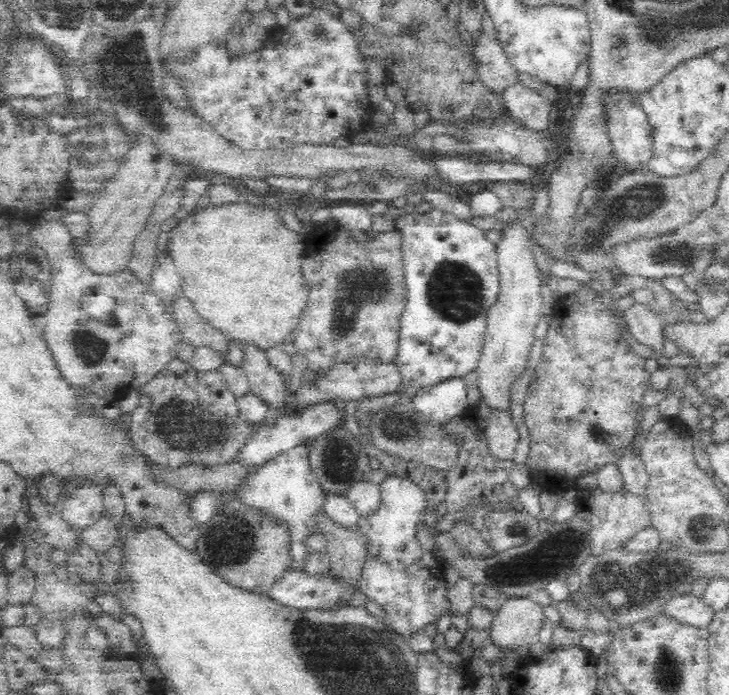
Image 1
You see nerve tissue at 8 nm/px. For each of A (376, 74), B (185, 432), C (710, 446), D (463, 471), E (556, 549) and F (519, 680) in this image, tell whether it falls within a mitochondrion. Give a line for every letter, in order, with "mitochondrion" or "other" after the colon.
A: other
B: mitochondrion
C: other
D: other
E: mitochondrion
F: other

